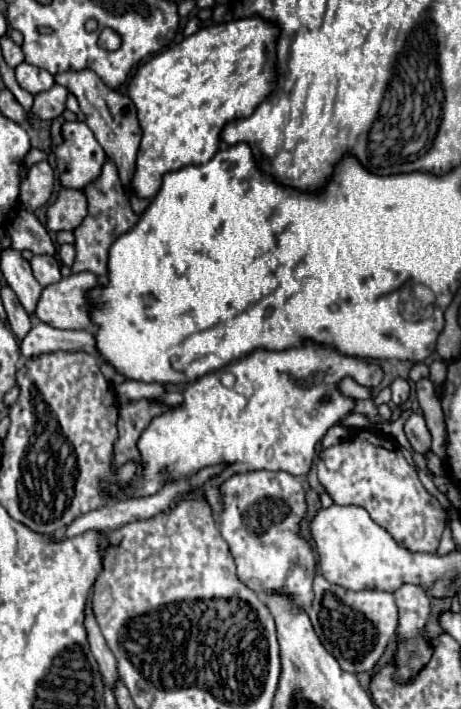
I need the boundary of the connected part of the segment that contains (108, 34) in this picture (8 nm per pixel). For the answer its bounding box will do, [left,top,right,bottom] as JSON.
[98,28,121,51]

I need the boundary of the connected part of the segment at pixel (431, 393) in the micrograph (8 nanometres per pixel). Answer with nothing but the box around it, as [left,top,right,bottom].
[415,379,445,459]

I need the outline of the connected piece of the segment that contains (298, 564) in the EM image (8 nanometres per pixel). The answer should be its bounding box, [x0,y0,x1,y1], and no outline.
[219,470,317,611]

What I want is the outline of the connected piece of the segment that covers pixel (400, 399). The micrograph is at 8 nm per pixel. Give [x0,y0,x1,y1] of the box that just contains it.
[391,379,411,405]

